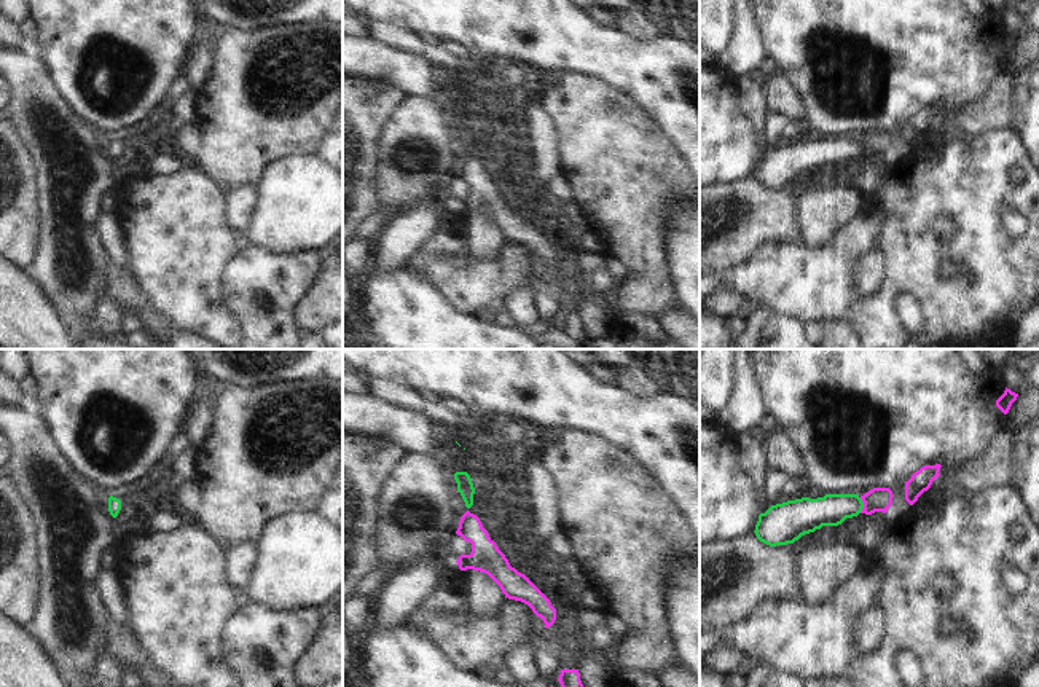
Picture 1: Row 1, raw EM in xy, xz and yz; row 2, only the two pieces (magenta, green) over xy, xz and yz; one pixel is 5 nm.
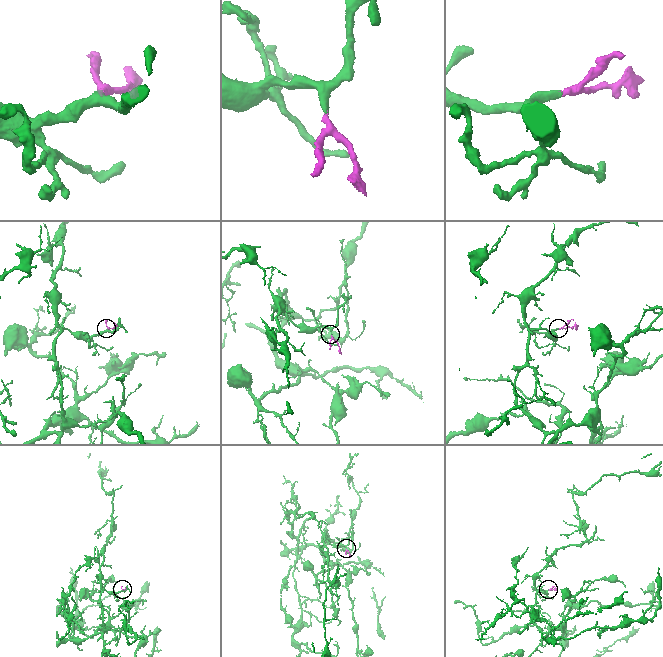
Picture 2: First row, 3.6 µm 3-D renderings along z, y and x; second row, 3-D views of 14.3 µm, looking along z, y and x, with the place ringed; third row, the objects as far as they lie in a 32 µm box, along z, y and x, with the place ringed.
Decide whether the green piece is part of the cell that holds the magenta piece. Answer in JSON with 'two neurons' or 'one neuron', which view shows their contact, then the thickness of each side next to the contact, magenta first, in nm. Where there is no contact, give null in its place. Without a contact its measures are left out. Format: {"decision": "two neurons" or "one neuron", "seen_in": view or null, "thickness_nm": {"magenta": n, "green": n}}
{"decision": "one neuron", "seen_in": "yz", "thickness_nm": {"magenta": 130, "green": 160}}

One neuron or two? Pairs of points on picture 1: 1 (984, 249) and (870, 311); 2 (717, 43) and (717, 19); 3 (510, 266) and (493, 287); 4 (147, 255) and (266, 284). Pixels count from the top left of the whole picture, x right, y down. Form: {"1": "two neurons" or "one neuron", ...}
{"1": "one neuron", "2": "one neuron", "3": "one neuron", "4": "two neurons"}

